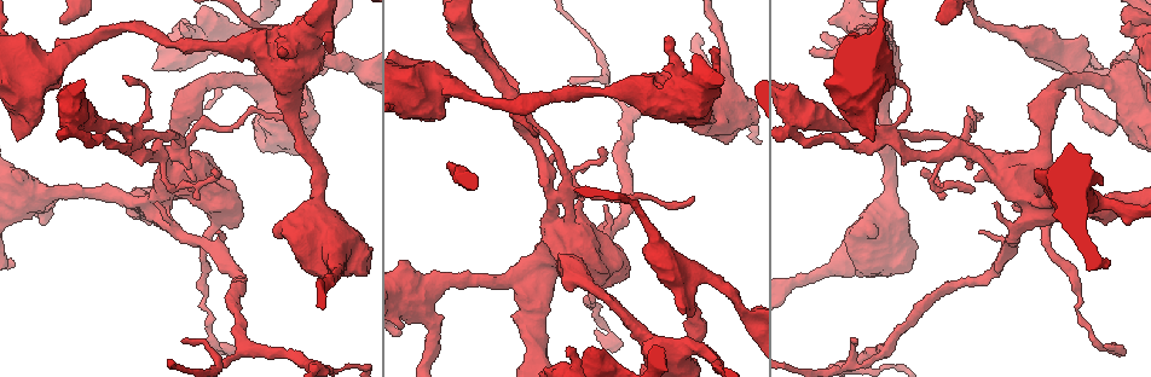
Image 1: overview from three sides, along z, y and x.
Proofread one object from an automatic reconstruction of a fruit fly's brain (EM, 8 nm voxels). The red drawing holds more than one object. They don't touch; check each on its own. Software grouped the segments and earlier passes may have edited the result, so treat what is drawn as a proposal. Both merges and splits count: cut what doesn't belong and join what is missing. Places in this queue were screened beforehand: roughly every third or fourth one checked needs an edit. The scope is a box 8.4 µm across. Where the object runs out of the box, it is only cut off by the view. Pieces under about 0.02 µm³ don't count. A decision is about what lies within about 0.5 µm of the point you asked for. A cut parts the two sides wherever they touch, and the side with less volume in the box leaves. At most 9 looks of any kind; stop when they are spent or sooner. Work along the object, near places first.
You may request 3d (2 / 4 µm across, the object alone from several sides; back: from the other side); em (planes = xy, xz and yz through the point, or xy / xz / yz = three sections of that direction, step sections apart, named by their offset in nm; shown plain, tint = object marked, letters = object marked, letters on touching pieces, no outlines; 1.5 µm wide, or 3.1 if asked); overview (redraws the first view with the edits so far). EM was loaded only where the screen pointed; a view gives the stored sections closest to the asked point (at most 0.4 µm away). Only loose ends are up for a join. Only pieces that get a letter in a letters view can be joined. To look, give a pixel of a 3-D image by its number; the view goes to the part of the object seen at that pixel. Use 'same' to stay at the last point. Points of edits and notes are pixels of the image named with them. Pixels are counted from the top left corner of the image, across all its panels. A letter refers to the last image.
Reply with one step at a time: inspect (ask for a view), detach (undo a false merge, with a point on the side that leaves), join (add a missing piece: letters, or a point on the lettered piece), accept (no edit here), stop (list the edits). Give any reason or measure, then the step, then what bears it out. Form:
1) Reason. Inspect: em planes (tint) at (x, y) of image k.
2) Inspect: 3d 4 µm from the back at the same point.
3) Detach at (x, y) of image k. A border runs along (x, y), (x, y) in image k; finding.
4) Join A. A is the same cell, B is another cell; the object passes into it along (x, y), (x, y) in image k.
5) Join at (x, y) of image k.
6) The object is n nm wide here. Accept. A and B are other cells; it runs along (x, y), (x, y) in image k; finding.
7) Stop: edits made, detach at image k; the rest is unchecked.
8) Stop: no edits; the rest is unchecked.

Thick end. Inspect: 3d 4 µm at (873, 139) of image 1.

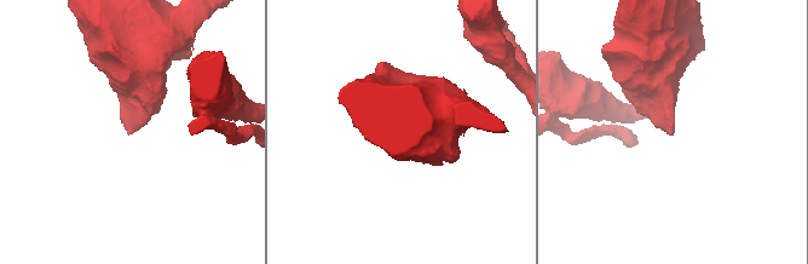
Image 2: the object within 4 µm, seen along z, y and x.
Inspect: em xy step 4 (letters) at (673, 135) of image 2.

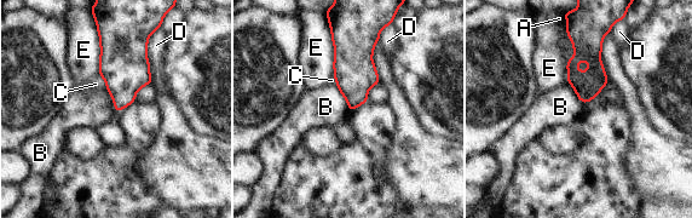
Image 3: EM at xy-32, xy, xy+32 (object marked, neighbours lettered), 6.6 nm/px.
Accept. A, B, C, D and E are other cells; a border runs along (335, 85), (351, 112) in image 3; no lettered piece goes on from it.

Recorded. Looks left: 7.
Inspect: em xy step 8 (tint) at (133, 137) of image 1.

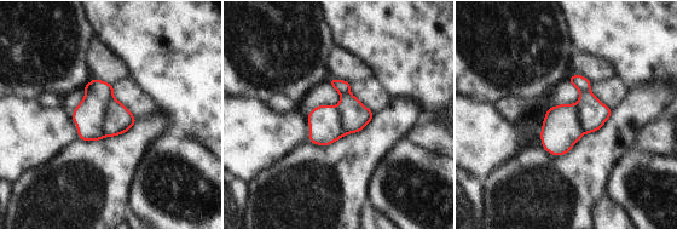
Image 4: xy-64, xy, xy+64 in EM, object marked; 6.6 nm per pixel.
Inspect: em planes (letters) at the same point.

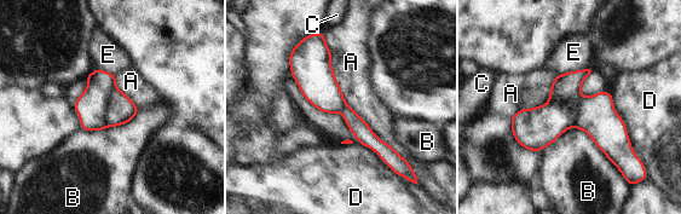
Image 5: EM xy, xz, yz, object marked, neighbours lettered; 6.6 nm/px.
The object is 220 nm wide here. Detach at (92, 106) of image 5. A, B, C, D and E are other cells; the part that leaves runs along (559, 77), (565, 88), (629, 152) in image 5; a second cell is stuck on.

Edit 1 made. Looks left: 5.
An open end. Inspect: 3d 2 µm at (280, 52) of image 1.

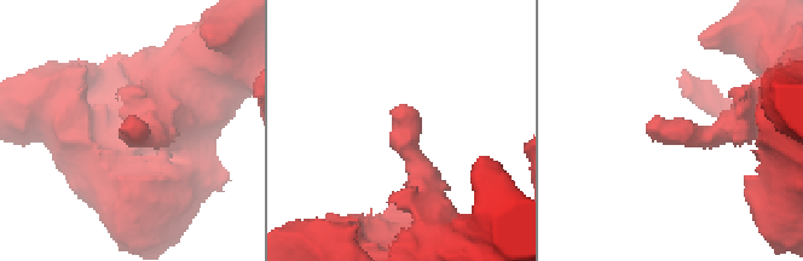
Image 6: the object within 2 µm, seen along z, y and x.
Inspect: em planes (letters) at (397, 109) of image 6.

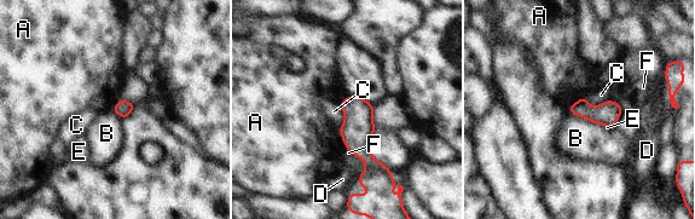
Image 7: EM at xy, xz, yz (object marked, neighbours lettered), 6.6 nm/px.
The longest contact is with B, 280 nm. Accept. A, B, C, D, E and F are other cells; a border runs along (339, 127), (341, 139), (347, 150) in image 7; none of them fits.

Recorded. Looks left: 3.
Stops while still wide. Inspect: 3d 4 µm at (682, 305) of image 1.

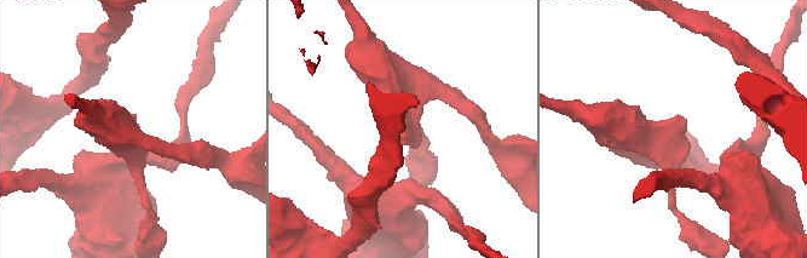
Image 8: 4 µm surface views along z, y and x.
Inspect: em xy step 8 (tint) at (678, 115) of image 8.

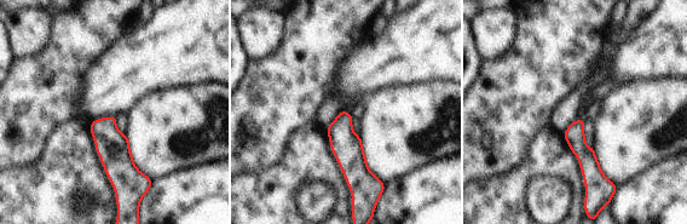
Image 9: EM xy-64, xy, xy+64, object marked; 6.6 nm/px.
Inspect: em planes (letters) at the same point.

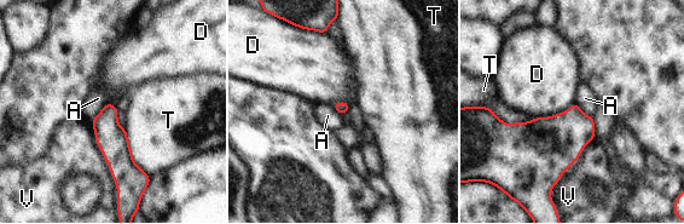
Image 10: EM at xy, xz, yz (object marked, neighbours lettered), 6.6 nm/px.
The longest contact is with V, 500 nm. Accept. A, D, T and V are other cells; a border runs along (574, 102), (563, 112), (535, 118) in image 10; none of them fits.

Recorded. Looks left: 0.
Stop: edits made, detach at image 5; the rest is unchecked.

